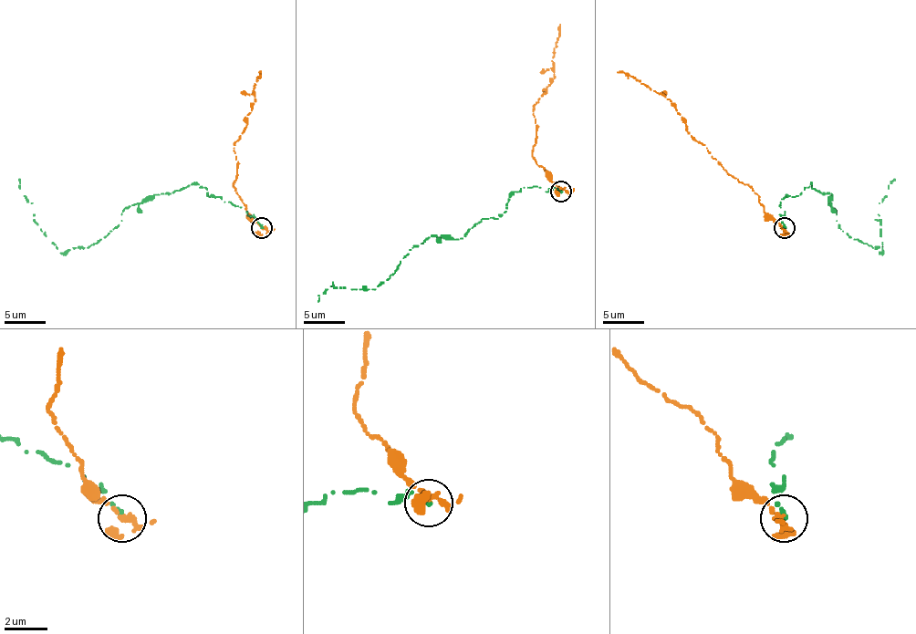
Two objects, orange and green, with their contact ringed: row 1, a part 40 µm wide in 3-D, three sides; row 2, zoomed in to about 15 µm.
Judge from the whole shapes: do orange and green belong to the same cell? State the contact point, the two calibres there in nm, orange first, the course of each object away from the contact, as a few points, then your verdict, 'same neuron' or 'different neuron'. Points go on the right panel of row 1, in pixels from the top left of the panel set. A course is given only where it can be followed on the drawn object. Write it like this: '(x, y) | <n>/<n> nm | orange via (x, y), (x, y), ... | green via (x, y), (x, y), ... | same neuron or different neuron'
(785, 228) | 320/200 nm | orange via (785, 226), (765, 212), (758, 195), (747, 184), (731, 176), (687, 130), (669, 99), (629, 75), (617, 72) | green via (785, 228), (781, 202), (812, 184), (833, 195), (839, 226), (882, 254), (879, 203), (895, 179) | different neuron

